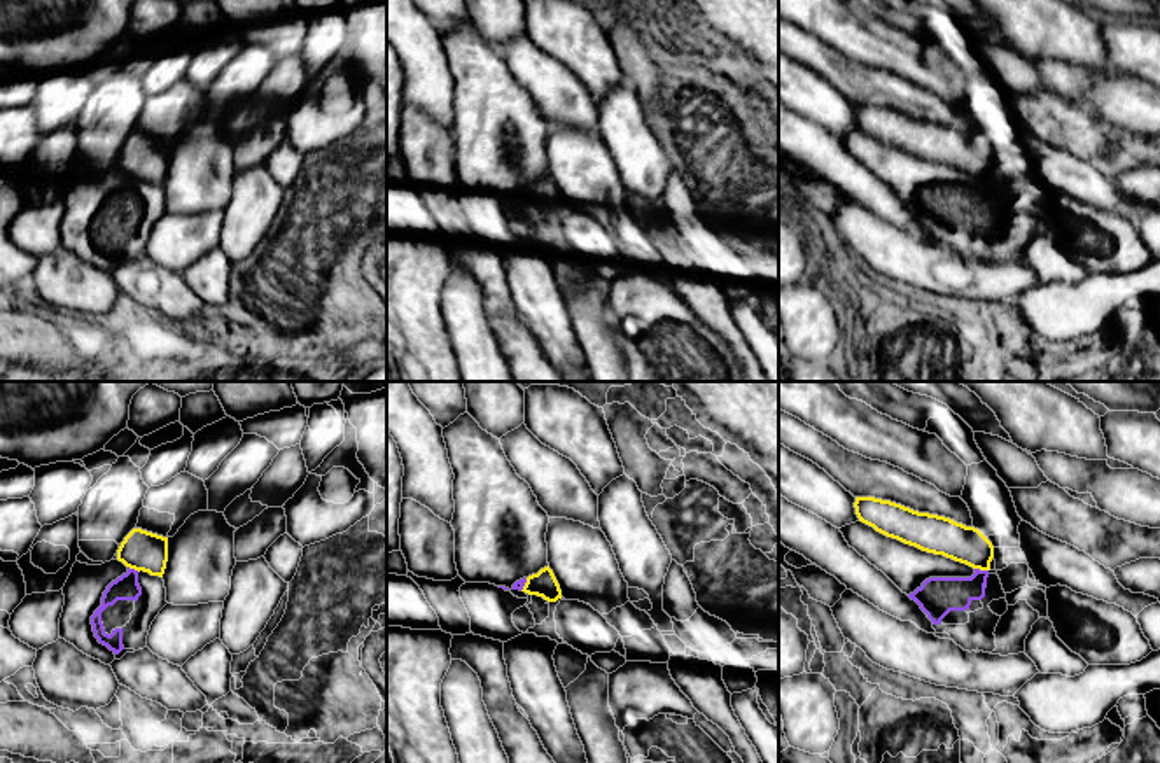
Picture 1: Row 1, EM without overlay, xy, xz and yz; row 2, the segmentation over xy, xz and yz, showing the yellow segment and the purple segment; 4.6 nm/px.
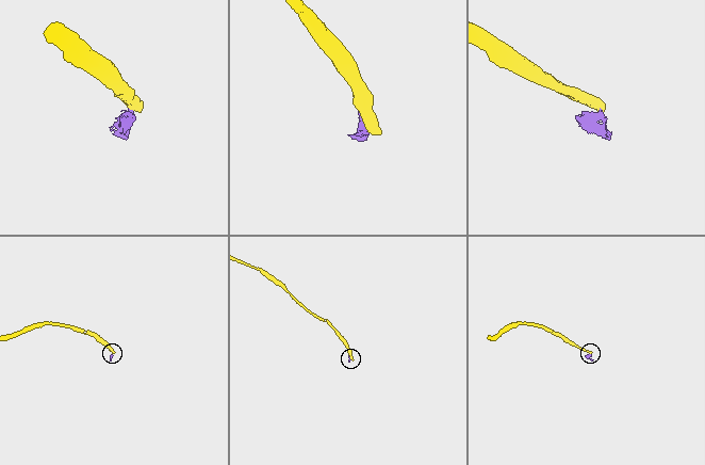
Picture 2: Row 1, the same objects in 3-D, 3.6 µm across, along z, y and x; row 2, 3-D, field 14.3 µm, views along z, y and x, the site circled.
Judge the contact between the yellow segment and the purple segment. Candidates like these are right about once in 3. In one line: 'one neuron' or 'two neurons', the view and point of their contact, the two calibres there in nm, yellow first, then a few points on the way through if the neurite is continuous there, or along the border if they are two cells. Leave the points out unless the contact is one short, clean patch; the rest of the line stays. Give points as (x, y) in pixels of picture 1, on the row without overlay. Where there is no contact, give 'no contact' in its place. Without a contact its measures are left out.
two neurons | yz (982, 177) | 180/180 nm | along yz (975, 175), (987, 179)

